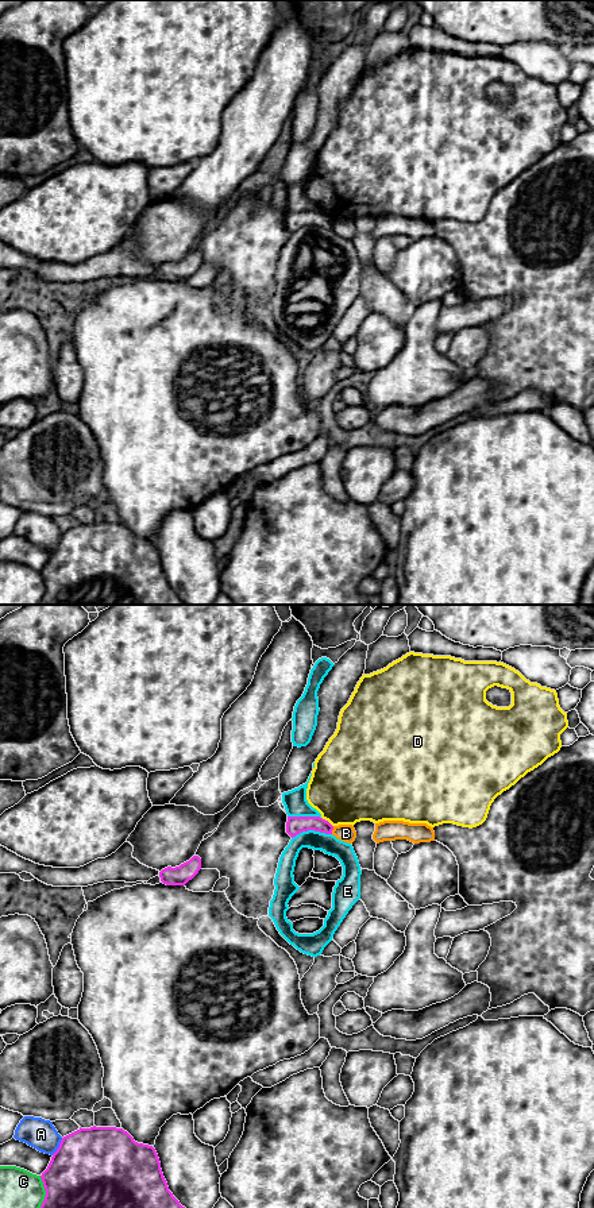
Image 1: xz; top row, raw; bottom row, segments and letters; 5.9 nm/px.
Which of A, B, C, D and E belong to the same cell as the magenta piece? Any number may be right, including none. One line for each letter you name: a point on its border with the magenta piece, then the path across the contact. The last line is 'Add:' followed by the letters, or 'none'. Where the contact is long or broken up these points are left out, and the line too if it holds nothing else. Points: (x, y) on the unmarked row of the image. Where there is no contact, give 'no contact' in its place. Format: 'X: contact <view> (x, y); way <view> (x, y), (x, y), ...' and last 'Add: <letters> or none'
Add: none

